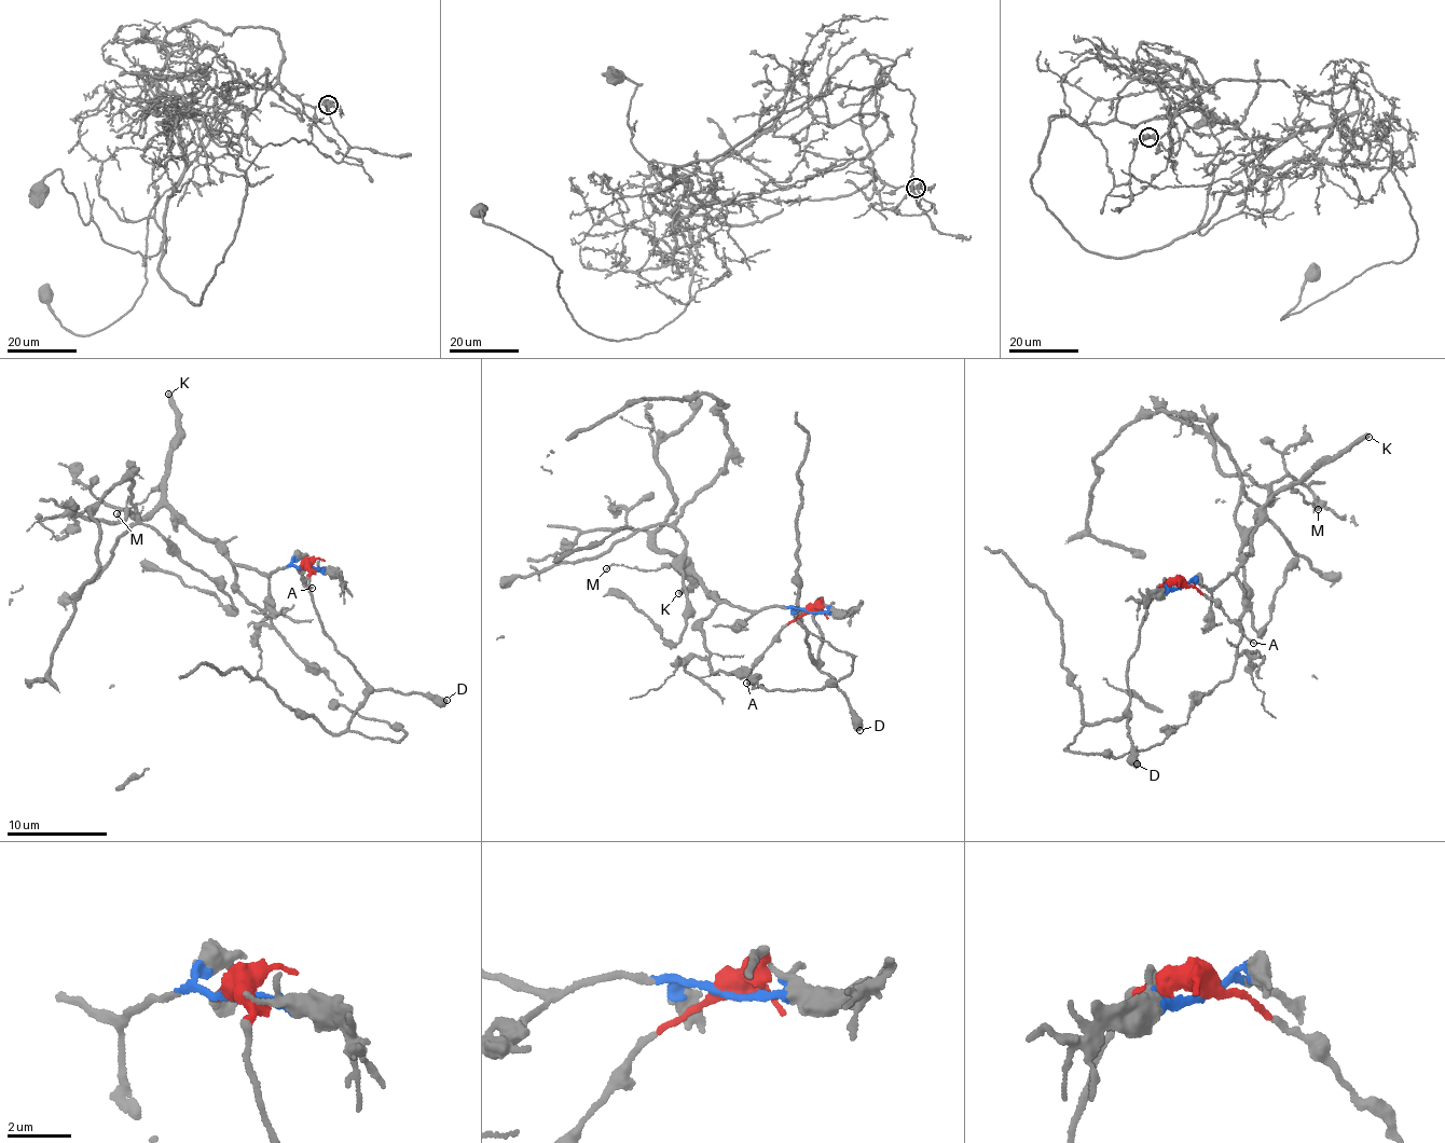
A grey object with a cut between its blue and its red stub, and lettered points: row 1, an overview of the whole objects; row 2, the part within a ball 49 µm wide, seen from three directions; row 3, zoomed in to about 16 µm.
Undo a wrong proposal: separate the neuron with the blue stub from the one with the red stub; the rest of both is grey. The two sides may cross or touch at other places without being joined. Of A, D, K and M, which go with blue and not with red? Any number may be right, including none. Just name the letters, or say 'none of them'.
K, M

